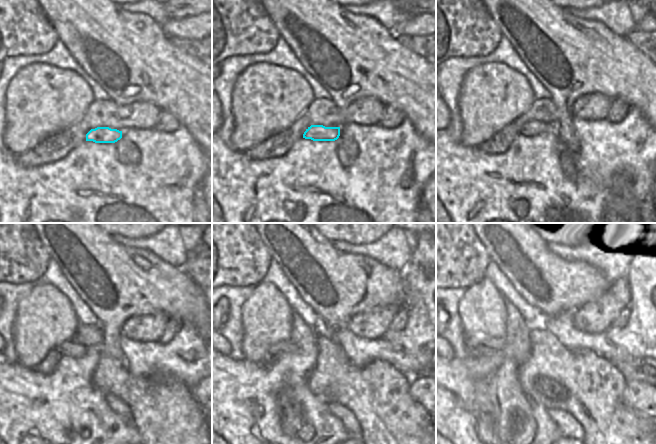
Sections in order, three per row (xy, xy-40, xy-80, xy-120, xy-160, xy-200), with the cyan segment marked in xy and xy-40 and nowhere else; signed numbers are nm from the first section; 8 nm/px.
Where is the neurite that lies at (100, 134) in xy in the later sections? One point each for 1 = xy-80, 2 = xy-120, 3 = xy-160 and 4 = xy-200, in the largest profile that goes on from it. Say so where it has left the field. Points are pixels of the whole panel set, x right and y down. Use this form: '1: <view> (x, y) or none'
1: xy-80 (531, 128)
2: xy-120 (71, 348)
3: xy-160 (284, 346)
4: xy-200 (483, 360)

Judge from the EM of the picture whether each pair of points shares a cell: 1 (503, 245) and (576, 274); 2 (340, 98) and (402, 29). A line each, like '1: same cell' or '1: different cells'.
1: same cell
2: different cells

